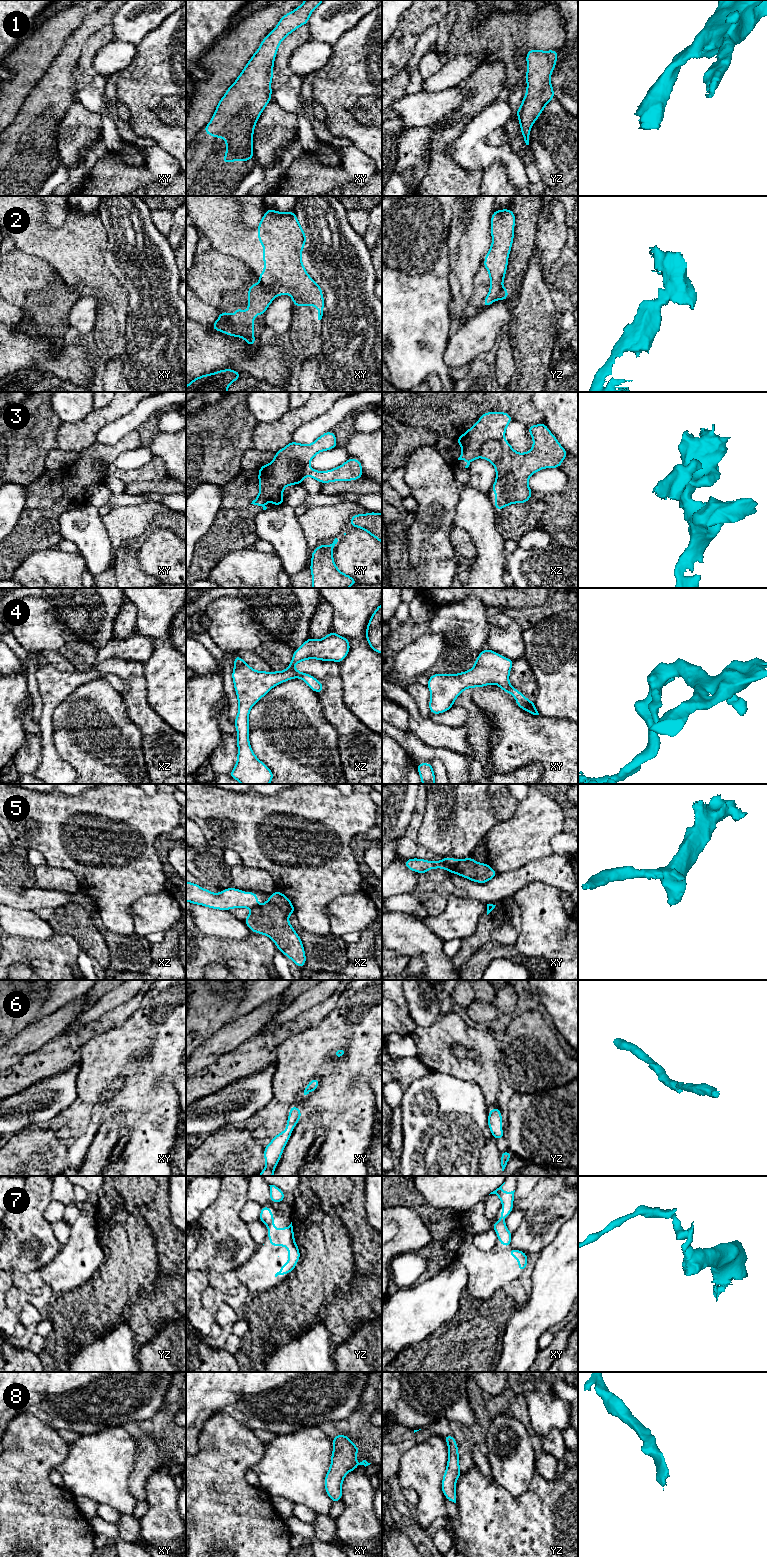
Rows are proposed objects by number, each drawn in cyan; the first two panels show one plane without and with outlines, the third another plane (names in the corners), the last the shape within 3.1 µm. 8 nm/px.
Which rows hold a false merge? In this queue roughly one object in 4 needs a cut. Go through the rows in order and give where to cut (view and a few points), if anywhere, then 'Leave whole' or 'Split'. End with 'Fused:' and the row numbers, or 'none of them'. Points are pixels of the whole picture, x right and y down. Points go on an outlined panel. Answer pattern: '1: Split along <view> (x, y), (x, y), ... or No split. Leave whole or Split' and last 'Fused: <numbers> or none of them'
1: No split. Leave whole
2: Split along xy (263, 284), (275, 296). Split
3: Split along xy (294, 461), (293, 468), (299, 475), (299, 483). Split
4: No split. Leave whole
5: Split along xy (443, 858), (452, 871). Split
6: No split. Leave whole
7: Split along yz (272, 1215), (268, 1225). Split
8: No split. Leave whole
Fused: 2, 3, 5, 7

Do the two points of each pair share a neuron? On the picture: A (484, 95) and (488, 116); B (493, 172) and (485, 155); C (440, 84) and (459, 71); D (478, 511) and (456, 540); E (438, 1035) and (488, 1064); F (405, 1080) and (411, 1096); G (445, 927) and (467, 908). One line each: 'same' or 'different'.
A: different
B: different
C: same
D: different
E: same
F: different
G: same

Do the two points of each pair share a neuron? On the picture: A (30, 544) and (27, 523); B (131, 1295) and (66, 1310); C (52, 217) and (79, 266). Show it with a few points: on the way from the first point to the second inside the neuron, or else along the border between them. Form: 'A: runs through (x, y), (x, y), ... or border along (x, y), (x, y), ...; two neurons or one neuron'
A: runs through (30, 539), (30, 528); one neuron
B: runs through (115, 1294), (85, 1294), (82, 1297); one neuron
C: border along (71, 209), (60, 226), (50, 227), (44, 221); two neurons

